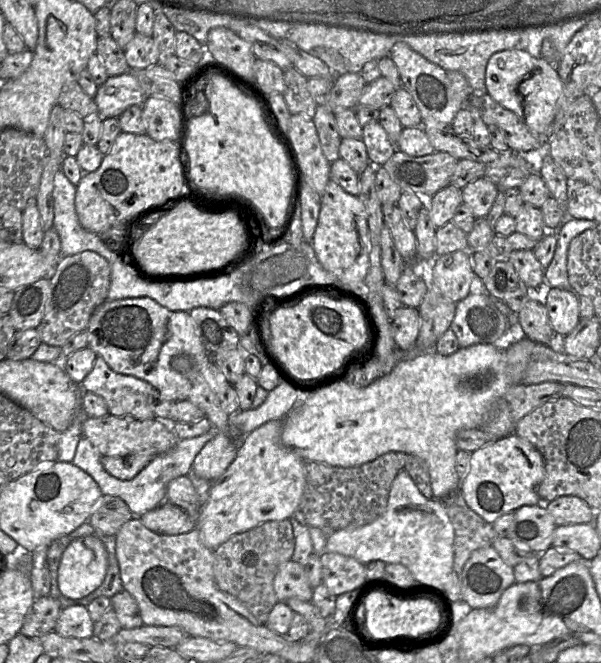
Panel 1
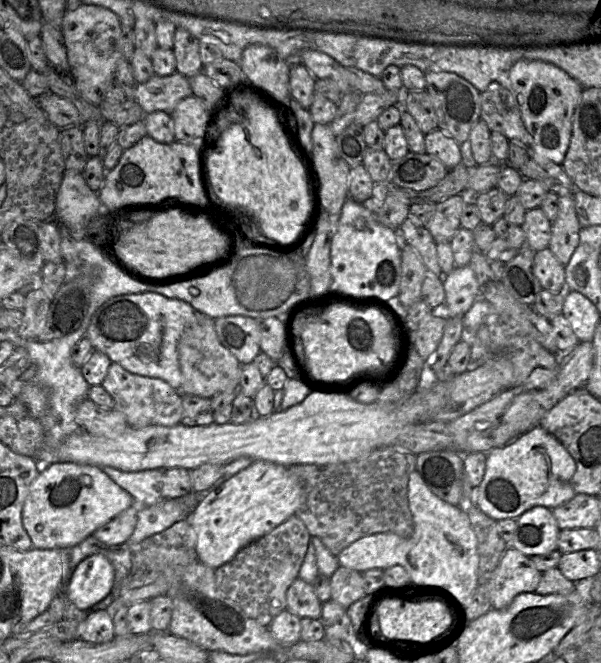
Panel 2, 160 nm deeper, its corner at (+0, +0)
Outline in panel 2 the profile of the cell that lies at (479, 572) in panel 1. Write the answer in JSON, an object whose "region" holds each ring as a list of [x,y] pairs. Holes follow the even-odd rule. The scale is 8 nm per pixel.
{"region":[[[509,546],[489,579],[489,598],[492,609],[506,609],[517,595],[523,592],[535,592],[542,573],[536,569],[531,557]]]}

